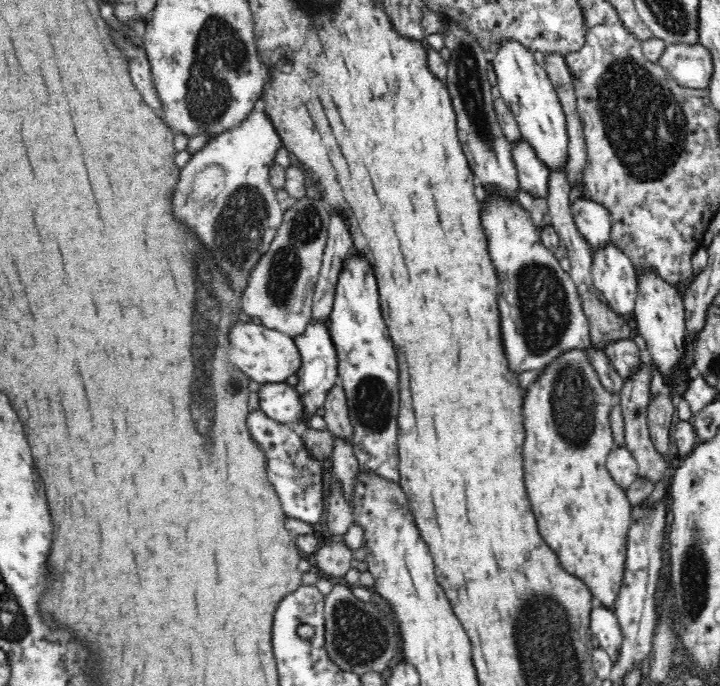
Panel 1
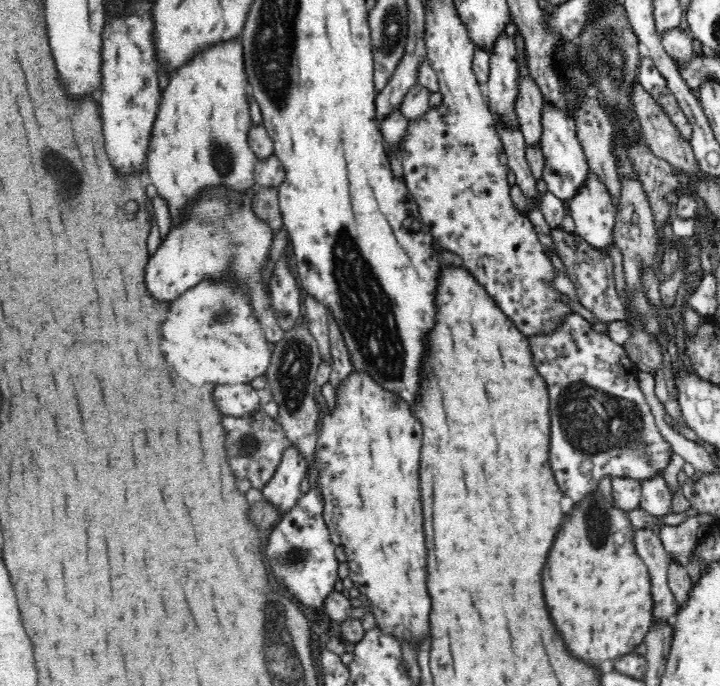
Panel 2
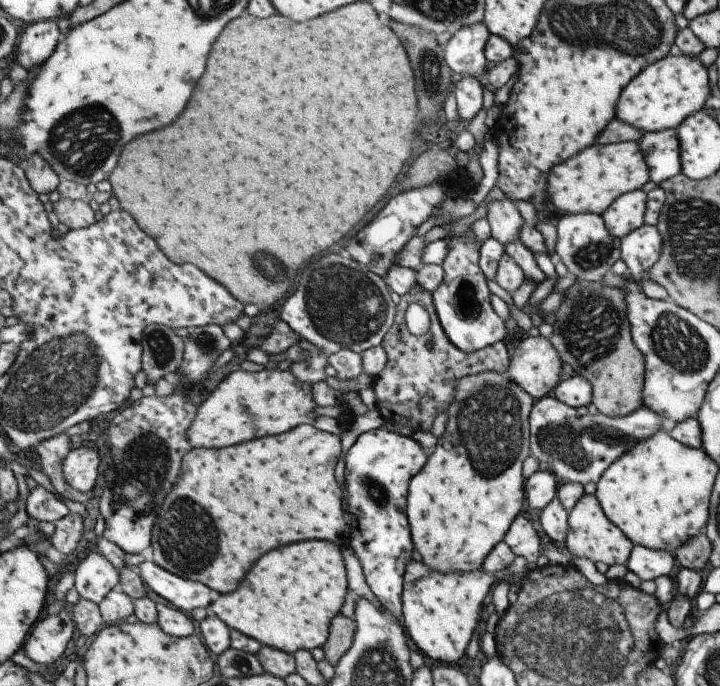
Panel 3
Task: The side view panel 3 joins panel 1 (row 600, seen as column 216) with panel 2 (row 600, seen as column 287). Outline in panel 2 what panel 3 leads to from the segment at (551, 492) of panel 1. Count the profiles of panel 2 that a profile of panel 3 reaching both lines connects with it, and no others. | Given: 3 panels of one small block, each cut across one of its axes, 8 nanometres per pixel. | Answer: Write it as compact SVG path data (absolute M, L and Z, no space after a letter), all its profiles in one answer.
M598 486L592 488L584 498L576 500L572 509L568 512L568 516L564 518L564 522L560 524L560 532L556 534L554 538L554 544L548 552L548 562L544 566L544 598L546 598L546 604L548 604L548 612L556 624L556 628L560 628L560 634L564 636L566 644L568 644L568 650L572 652L574 656L585 660L592 666L601 666L604 661L612 661L622 654L632 653L635 647L643 642L645 636L649 633L650 627L652 626L652 595L651 595L651 578L645 565L645 562L640 558L637 553L635 545L635 532L636 528L632 526L630 518L628 517L628 511L622 508L612 506L600 492Z

